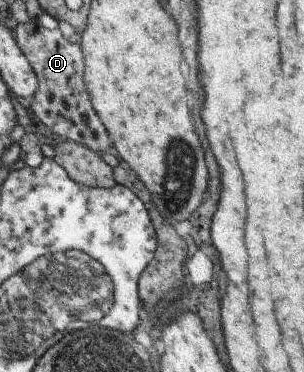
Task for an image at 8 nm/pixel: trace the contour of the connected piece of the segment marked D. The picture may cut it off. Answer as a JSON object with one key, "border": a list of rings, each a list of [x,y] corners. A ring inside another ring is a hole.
{"border":[[[37,19],[19,23],[16,33],[21,50],[32,62],[40,82],[37,97],[31,100],[33,114],[59,136],[97,152],[108,152],[112,142],[88,97],[84,83],[84,56],[81,56],[80,46],[66,40],[61,30],[49,30]]]}

